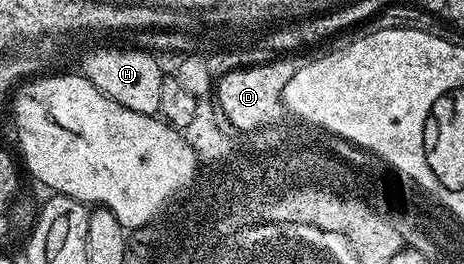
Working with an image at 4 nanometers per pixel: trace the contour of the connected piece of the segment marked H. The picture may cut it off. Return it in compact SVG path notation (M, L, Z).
M130 46L130 48L95 48L87 56L85 75L101 94L116 100L121 106L137 114L155 116L161 106L161 88L165 73L156 57L150 51Z

